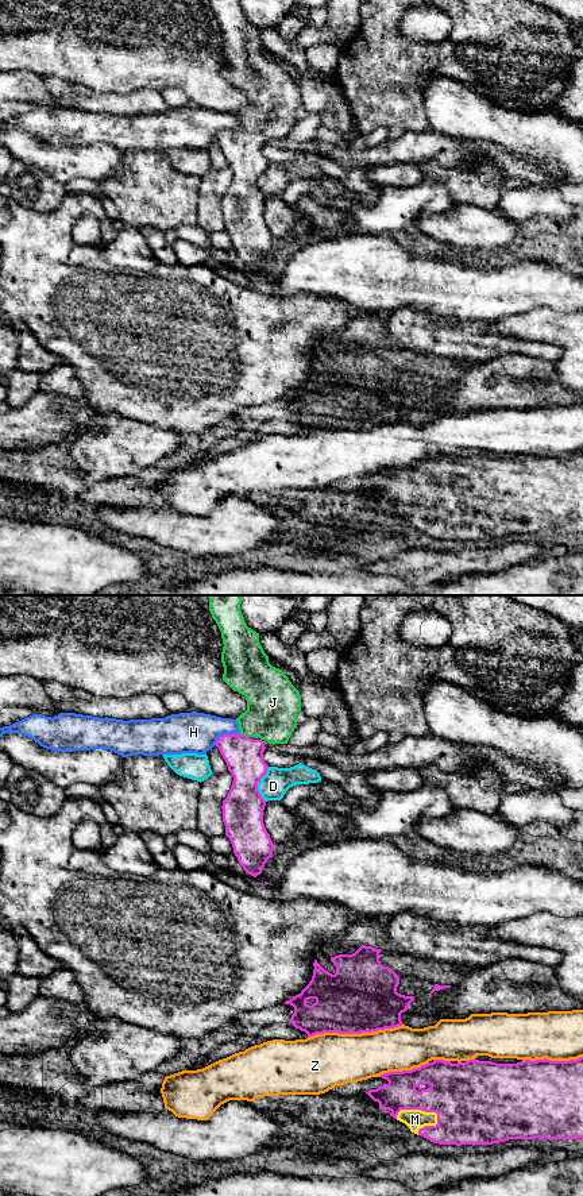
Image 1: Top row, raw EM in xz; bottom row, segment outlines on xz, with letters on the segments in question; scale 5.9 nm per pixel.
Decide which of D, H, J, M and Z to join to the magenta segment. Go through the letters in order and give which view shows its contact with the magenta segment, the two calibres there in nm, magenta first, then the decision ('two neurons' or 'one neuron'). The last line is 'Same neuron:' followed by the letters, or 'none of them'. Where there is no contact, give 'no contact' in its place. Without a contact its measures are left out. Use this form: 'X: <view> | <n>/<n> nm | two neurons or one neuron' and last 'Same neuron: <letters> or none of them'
D: xz | 240/170 nm | two neurons
H: xz | 220/240 nm | two neurons
J: xz | 220/300 nm | one neuron
M: xz | 360/120 nm | one neuron
Z: xz | 420/320 nm | two neurons
Same neuron: J, M

